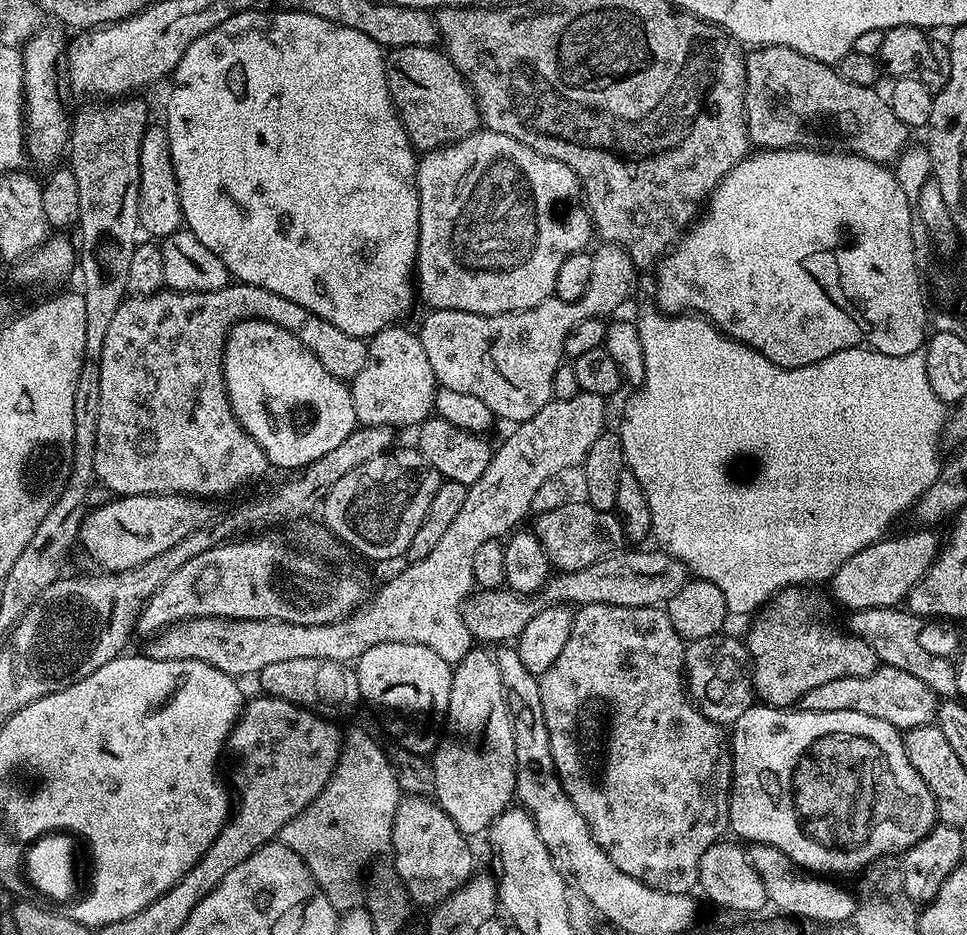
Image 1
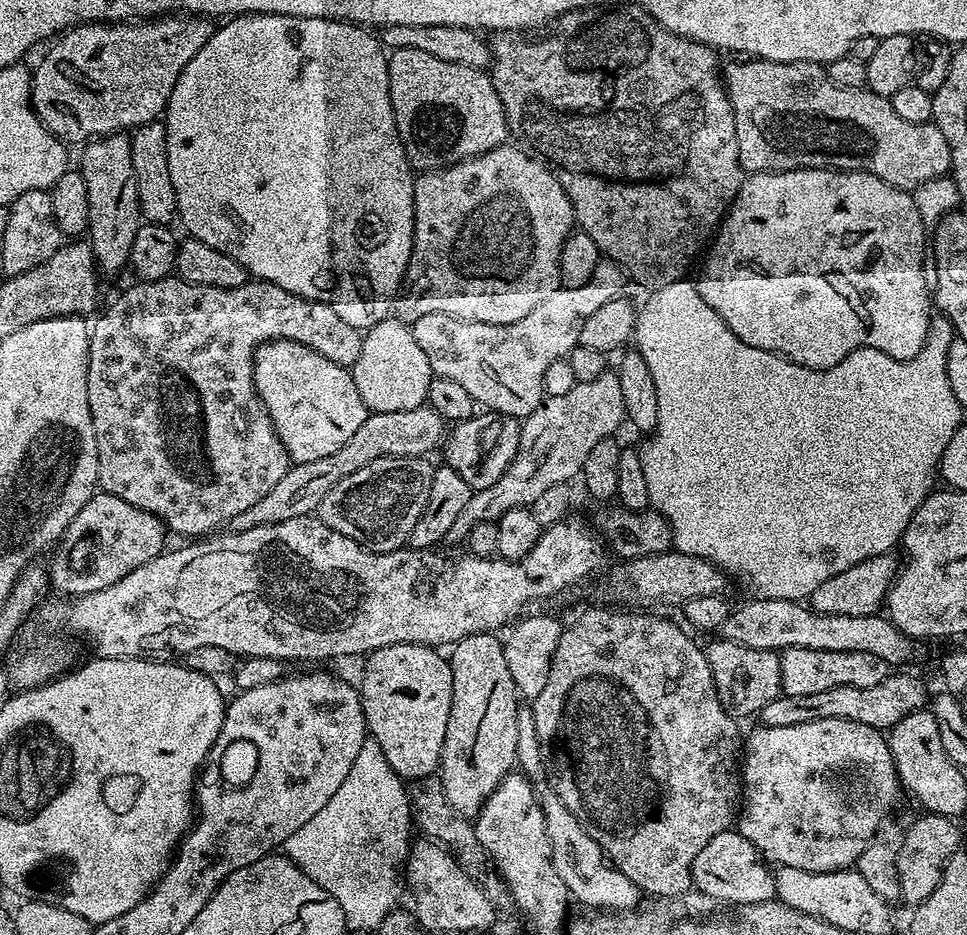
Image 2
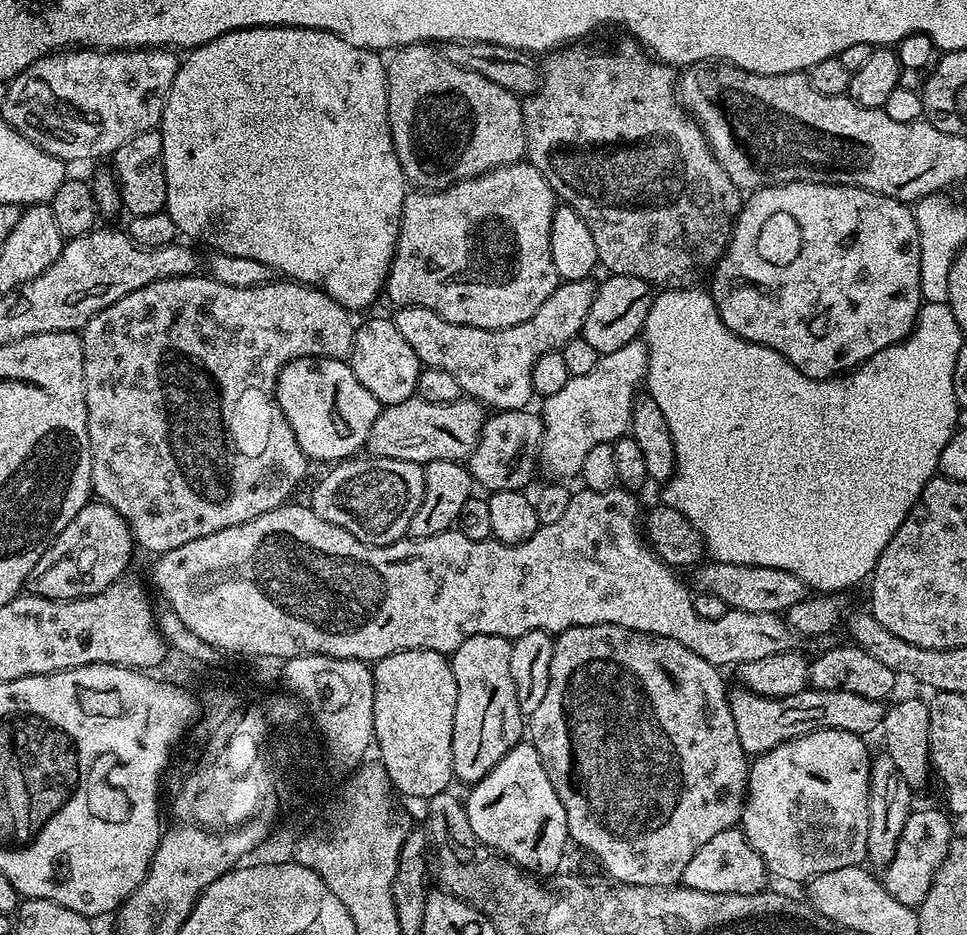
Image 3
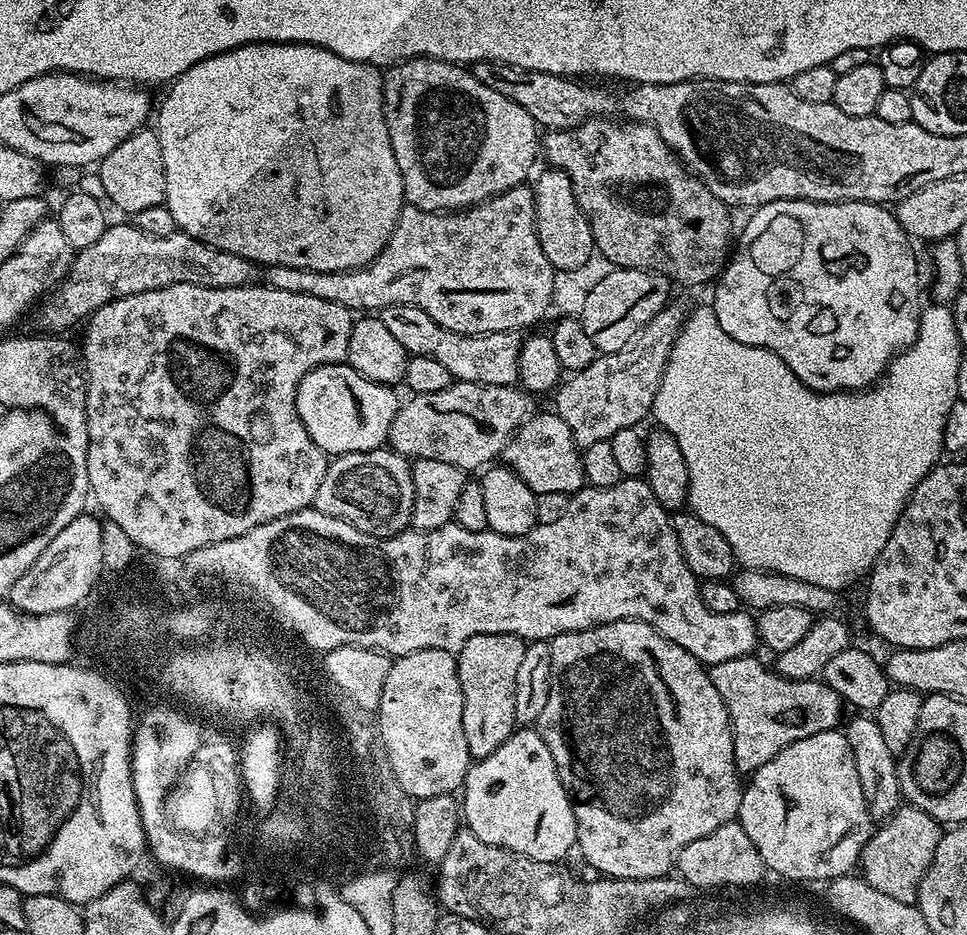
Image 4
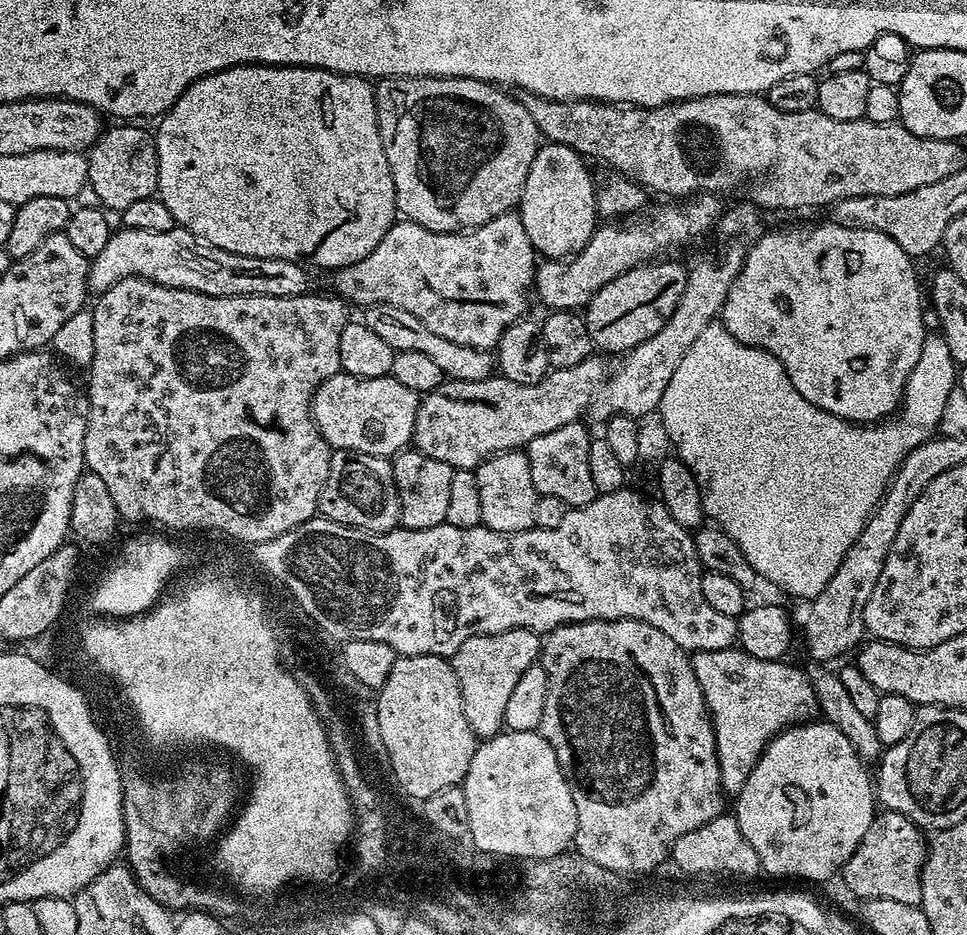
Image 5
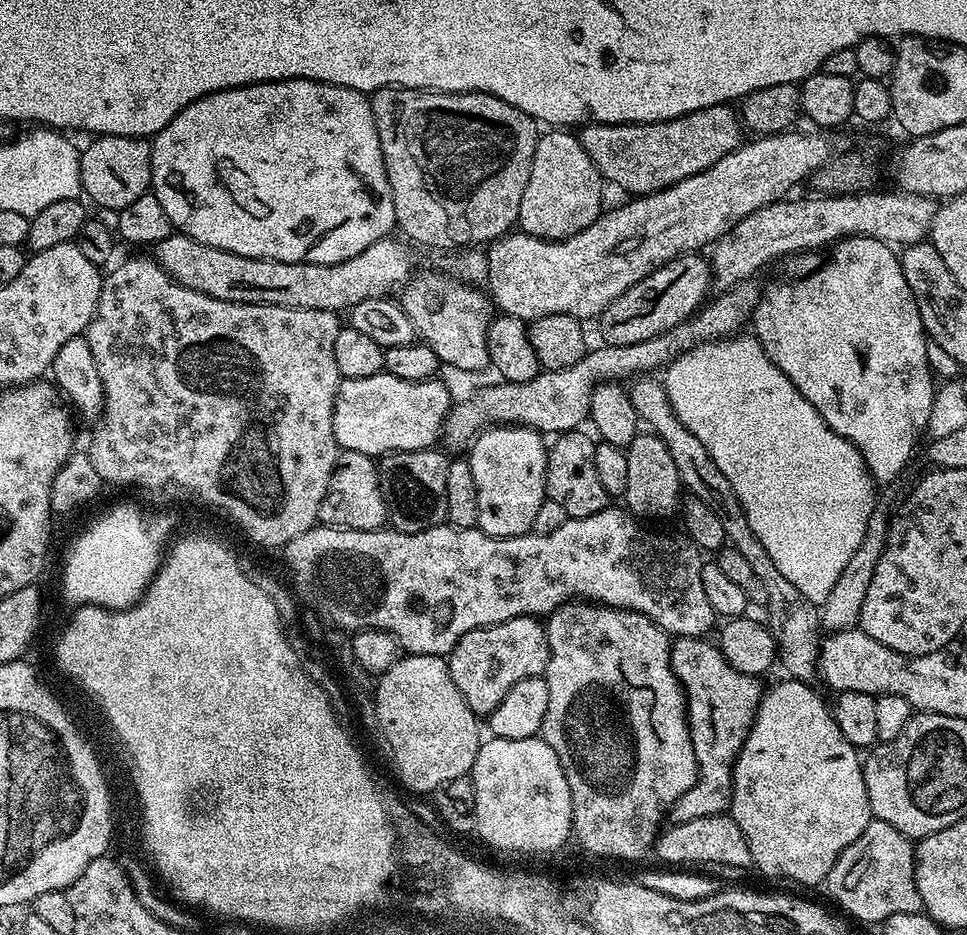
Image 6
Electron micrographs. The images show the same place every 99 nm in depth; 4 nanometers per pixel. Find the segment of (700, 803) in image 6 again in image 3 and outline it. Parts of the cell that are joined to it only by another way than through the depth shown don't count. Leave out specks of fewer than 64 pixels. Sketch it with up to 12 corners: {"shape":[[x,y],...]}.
{"shape":[[811,686],[728,694],[749,757],[823,728],[867,737],[885,705]]}

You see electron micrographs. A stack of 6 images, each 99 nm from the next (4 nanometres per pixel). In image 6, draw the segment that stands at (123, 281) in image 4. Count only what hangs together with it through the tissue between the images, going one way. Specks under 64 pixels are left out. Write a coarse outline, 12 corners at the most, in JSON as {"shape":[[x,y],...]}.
{"shape":[[183,234],[170,279],[210,298],[340,314],[412,278],[403,239],[346,262],[246,258]]}

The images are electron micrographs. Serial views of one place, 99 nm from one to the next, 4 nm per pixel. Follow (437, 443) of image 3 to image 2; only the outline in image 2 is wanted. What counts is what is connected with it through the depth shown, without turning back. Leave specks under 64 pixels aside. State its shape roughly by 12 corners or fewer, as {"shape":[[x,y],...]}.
{"shape":[[430,407],[371,413],[334,454],[292,464],[231,531],[311,516],[378,458],[427,457]]}

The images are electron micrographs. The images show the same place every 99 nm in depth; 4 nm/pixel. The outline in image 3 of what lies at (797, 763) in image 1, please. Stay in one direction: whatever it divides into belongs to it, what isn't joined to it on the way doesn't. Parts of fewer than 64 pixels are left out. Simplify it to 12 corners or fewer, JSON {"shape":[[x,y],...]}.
{"shape":[[865,737],[751,761],[742,831],[775,879],[865,859]]}

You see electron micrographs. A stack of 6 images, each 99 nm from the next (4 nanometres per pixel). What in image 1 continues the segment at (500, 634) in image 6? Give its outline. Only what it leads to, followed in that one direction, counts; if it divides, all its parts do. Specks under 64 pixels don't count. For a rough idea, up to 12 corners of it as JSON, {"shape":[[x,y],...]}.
{"shape":[[474,646],[452,669],[434,799],[469,838],[513,803],[508,689]]}

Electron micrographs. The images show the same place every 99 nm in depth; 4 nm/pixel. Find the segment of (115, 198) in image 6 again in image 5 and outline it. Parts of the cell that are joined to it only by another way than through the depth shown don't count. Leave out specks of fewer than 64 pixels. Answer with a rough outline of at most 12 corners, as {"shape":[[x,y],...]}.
{"shape":[[132,122],[87,149],[88,188],[113,213],[157,195],[151,131]]}

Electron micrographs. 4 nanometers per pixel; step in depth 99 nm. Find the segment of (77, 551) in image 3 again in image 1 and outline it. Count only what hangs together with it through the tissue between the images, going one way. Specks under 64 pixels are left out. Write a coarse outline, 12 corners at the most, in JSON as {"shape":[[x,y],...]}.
{"shape":[[181,492],[116,496],[79,547],[104,574],[137,568],[214,519]]}

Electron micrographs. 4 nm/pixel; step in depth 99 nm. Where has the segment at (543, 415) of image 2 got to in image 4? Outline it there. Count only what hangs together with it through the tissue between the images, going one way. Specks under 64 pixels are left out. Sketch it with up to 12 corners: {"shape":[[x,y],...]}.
{"shape":[[689,305],[664,309],[622,350],[557,387],[577,444],[651,413]]}

